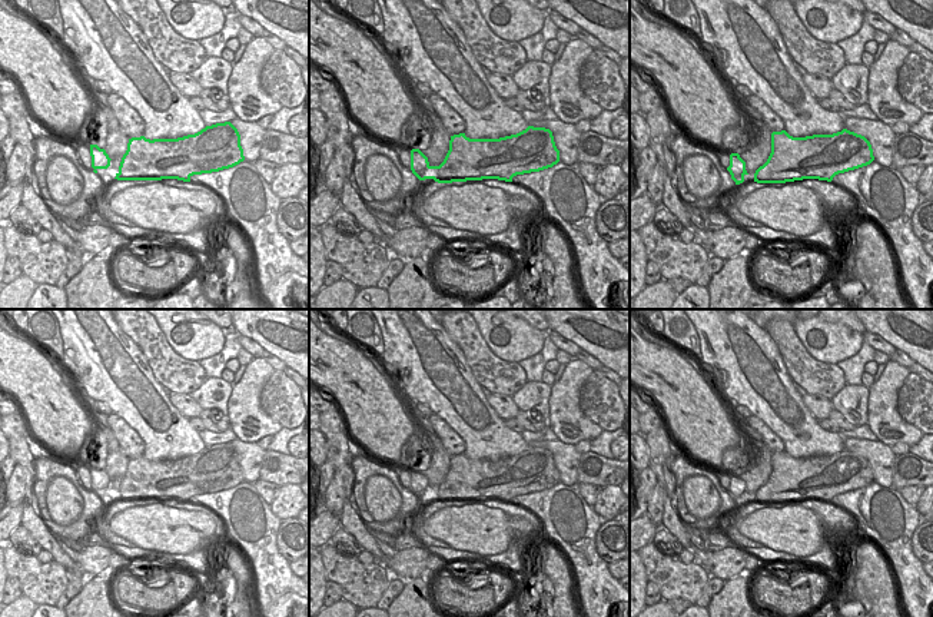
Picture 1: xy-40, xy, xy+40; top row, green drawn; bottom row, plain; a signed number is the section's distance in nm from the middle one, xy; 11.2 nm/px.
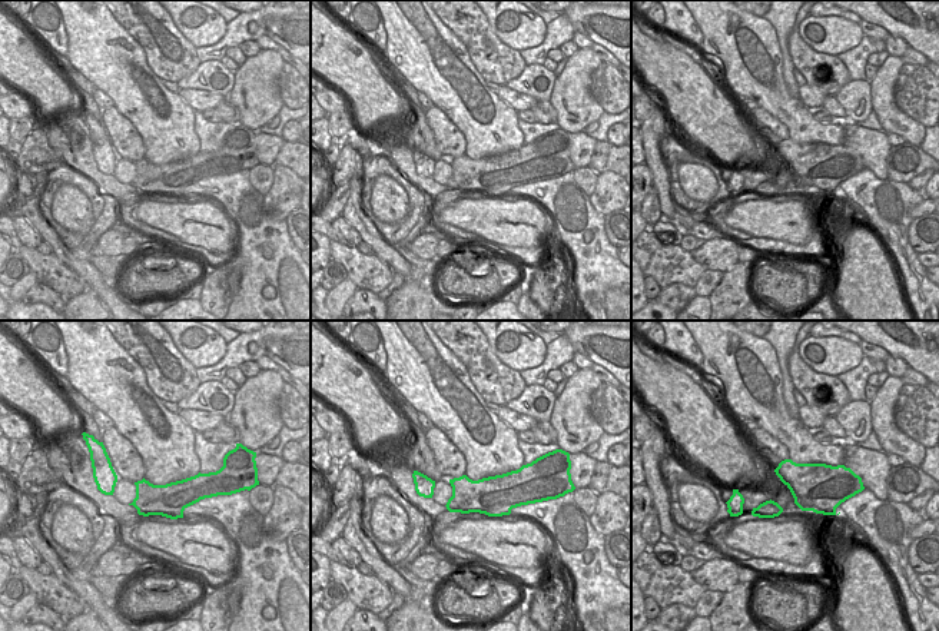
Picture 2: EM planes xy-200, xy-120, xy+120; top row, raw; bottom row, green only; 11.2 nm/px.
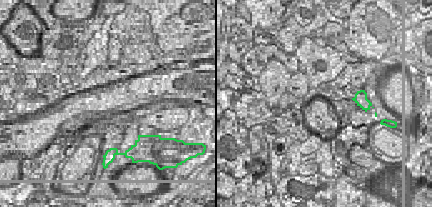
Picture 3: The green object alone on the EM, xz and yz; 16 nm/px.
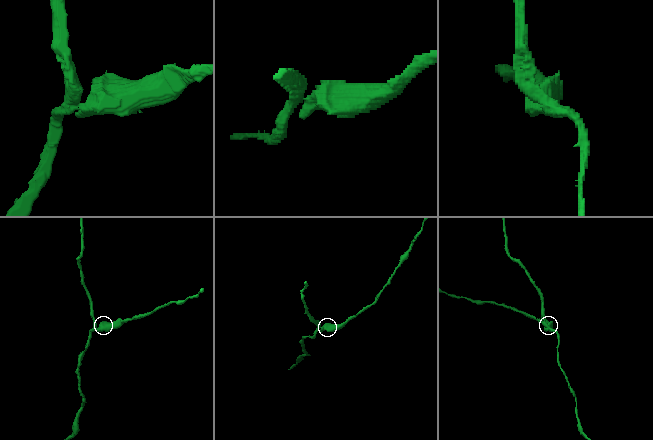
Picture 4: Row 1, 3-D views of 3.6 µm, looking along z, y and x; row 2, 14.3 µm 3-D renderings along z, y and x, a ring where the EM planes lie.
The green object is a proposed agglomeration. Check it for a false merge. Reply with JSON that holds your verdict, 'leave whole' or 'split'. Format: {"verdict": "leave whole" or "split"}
{"verdict": "split"}

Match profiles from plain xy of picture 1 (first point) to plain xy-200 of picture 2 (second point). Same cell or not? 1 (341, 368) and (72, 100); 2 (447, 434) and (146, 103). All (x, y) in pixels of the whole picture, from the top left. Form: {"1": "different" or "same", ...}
{"1": "same", "2": "different"}

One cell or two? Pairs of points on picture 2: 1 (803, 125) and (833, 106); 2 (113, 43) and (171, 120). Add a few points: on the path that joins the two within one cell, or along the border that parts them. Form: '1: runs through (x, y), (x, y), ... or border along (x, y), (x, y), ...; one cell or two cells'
1: border along (836, 120), (842, 123); two cells
2: runs through (116, 65), (151, 108); one cell

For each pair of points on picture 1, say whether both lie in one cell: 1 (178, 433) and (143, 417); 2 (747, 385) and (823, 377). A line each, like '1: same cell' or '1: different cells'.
1: same cell
2: different cells

